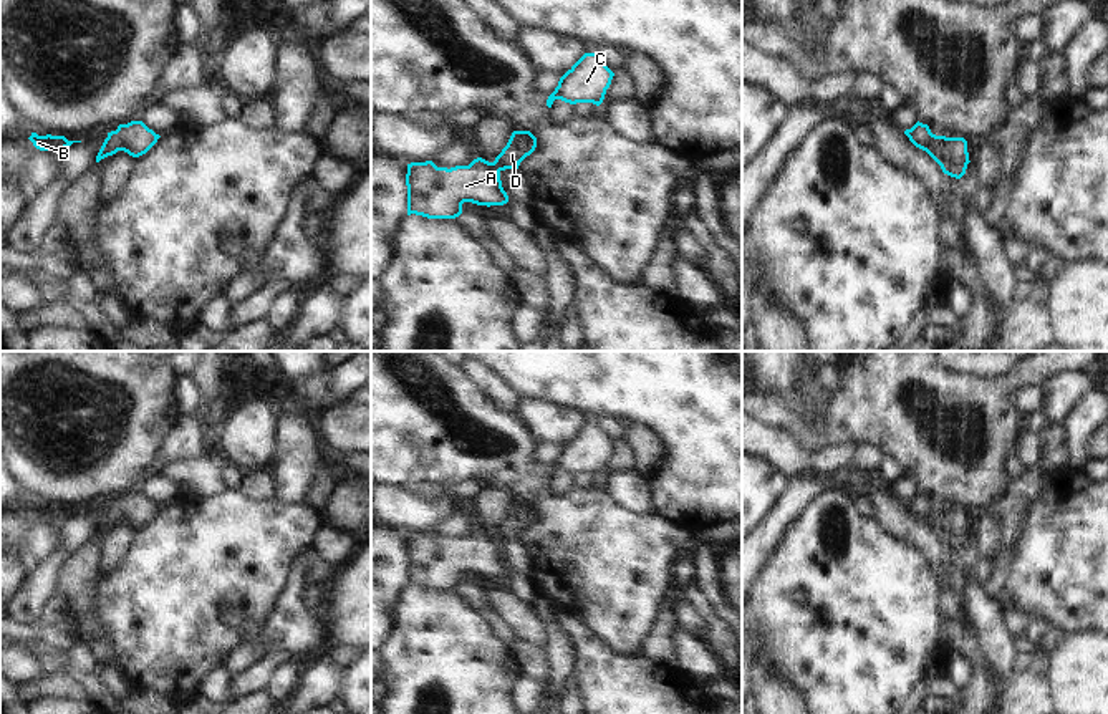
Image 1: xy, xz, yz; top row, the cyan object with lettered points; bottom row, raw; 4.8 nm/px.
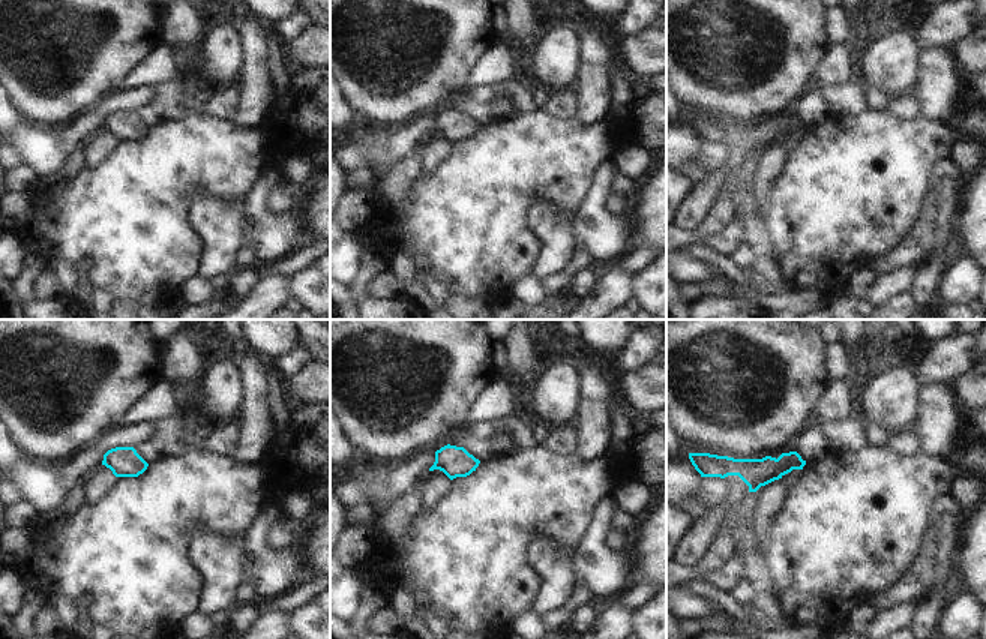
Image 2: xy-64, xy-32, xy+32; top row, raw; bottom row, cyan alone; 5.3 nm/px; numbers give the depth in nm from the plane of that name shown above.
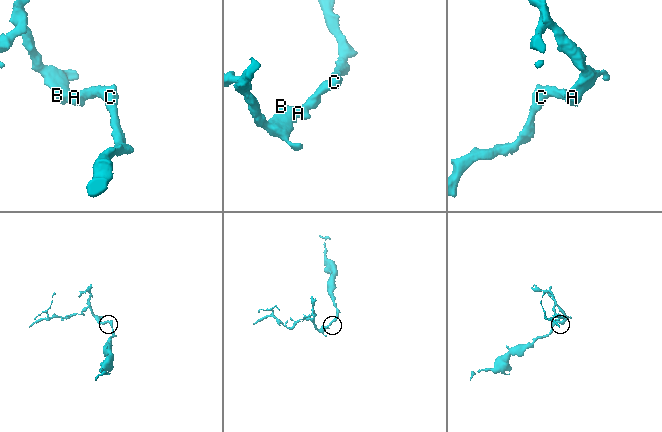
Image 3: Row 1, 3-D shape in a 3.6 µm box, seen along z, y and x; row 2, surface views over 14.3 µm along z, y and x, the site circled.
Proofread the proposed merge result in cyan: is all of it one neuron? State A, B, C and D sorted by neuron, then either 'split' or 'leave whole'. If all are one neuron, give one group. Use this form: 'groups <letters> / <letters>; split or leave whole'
groups A B C D; leave whole

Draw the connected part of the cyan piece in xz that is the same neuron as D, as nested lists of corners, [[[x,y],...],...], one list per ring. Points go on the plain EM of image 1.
[[[513,502],[494,533],[477,528],[469,537],[450,540],[437,538],[432,532],[407,535],[407,586],[455,590],[464,573],[487,578],[507,575],[500,543],[518,540],[535,519],[537,509],[530,502]]]

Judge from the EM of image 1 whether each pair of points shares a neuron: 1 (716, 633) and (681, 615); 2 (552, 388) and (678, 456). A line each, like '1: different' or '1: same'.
1: different
2: same

